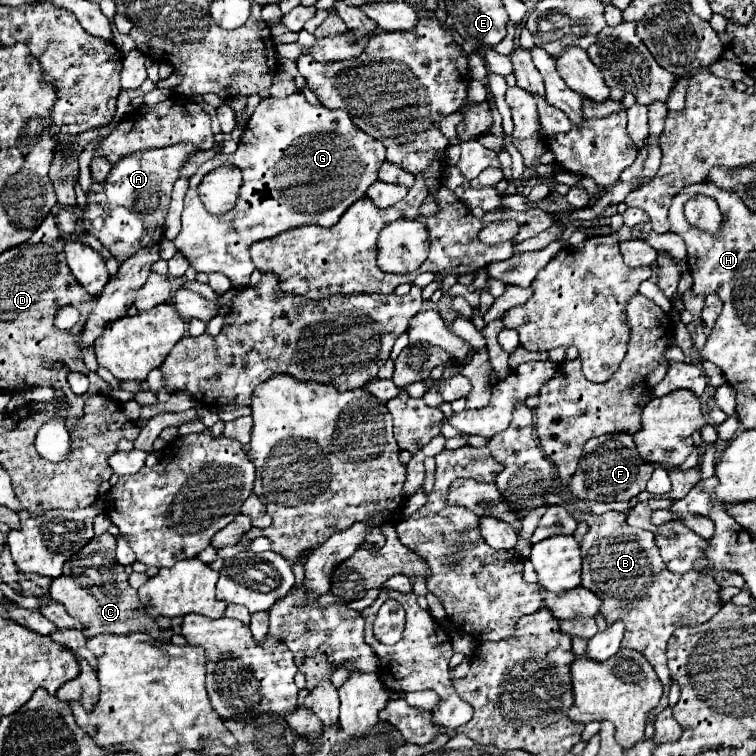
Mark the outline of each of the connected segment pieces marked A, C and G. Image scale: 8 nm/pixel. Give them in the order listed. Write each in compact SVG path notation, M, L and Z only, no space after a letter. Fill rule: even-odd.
M182 142L166 148L144 150L116 162L106 182L96 186L96 190L90 188L90 198L82 214L82 230L96 236L118 262L124 262L138 250L160 242L164 236L172 186L178 180L184 160L194 152L196 148L192 144Z
M108 532L96 536L64 564L64 574L60 578L54 578L50 586L50 598L54 602L60 602L72 618L80 620L86 626L86 638L92 638L96 634L128 636L134 632L148 632L158 642L170 642L172 630L162 630L152 618L146 616L138 600L138 592L128 584L128 574L114 560L114 556L114 536Z
M300 92L288 98L272 98L272 96L264 98L250 116L244 134L238 142L238 150L234 154L216 154L212 160L200 166L196 176L192 176L190 188L184 198L182 230L174 240L174 246L178 248L178 252L182 252L188 258L190 266L196 272L204 272L204 274L222 272L230 278L234 288L242 288L250 282L250 274L254 272L254 264L250 262L250 252L248 252L248 248L254 242L308 224L332 228L356 200L366 196L366 190L378 180L378 170L384 160L386 160L386 146L380 140L362 132L350 120L348 112L328 110L322 104L312 106ZM224 164L232 164L240 168L242 182L246 182L246 194L240 192L240 198L232 208L232 212L210 214L200 202L198 184L206 174L210 174L212 170Z

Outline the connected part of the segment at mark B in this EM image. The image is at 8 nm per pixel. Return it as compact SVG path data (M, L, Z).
M546 493L545 498L547 504L562 505L568 509L575 520L584 521L588 524L588 532L586 532L584 540L580 542L580 546L582 546L582 586L596 592L602 598L600 614L606 618L608 624L614 624L618 620L622 620L626 624L622 648L642 652L646 656L646 660L652 664L652 668L656 670L658 678L660 678L663 694L658 706L648 713L648 724L669 705L668 695L672 678L670 678L670 672L668 666L666 666L666 642L668 642L668 638L672 636L676 626L692 626L692 624L702 624L702 622L710 620L722 608L720 586L714 582L714 576L710 572L686 572L686 574L670 572L666 568L664 560L660 558L658 546L654 542L654 534L648 532L648 530L628 526L626 524L626 514L610 510L606 514L594 516L594 514L580 512L574 507L568 506L556 494Z

